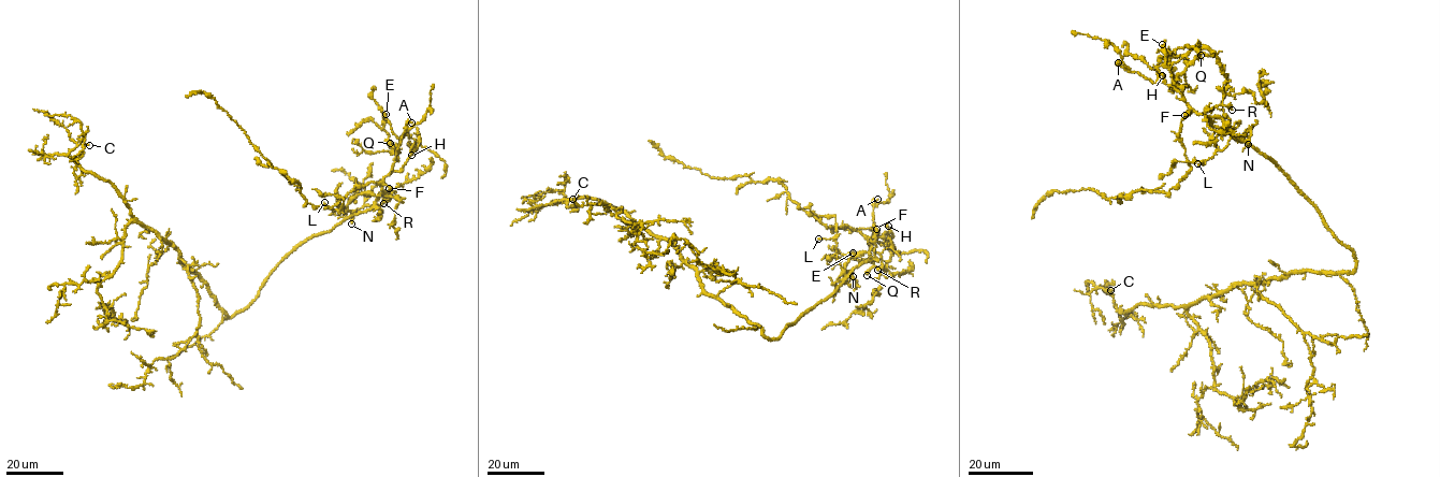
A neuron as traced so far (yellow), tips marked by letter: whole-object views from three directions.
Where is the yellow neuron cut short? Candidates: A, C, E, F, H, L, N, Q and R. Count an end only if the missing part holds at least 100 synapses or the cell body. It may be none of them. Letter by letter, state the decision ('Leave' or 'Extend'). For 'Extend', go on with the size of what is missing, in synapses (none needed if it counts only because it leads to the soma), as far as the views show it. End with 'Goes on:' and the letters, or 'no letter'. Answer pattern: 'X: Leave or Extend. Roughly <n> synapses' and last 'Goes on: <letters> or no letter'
A: Leave
C: Leave
E: Leave
F: Leave
H: Leave
L: Leave
N: Leave
Q: Leave
R: Leave
Goes on: no letter

